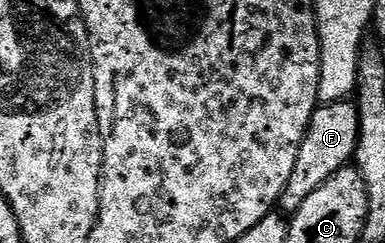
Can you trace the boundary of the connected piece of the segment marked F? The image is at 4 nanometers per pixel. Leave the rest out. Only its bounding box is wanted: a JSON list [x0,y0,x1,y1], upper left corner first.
[281,100,360,216]

